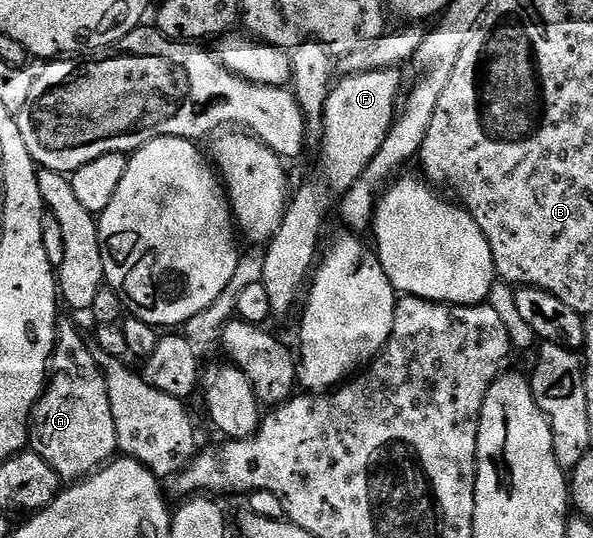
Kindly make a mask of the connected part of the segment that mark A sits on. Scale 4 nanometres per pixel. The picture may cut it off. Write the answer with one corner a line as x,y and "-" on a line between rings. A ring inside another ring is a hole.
66,321
59,322
52,374
34,405
30,443
63,481
81,481
107,466
119,454
116,421
112,421
100,359
98,363
85,337

